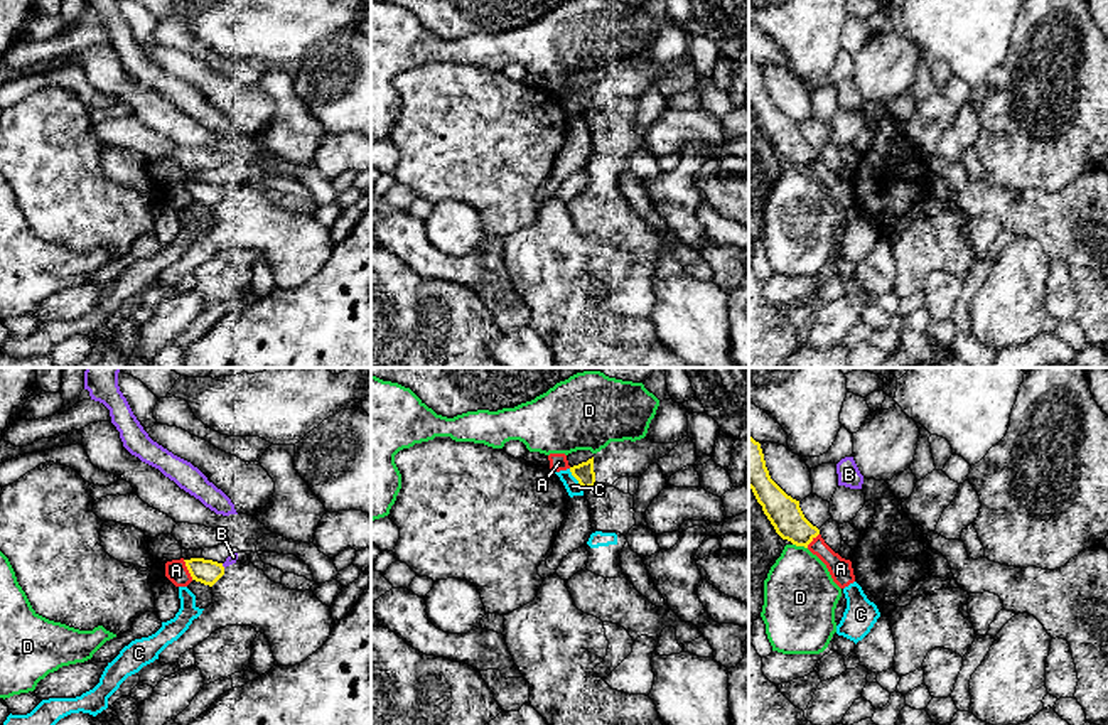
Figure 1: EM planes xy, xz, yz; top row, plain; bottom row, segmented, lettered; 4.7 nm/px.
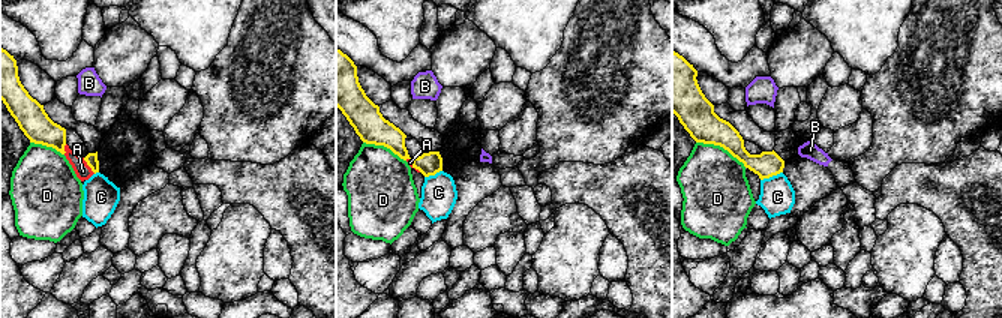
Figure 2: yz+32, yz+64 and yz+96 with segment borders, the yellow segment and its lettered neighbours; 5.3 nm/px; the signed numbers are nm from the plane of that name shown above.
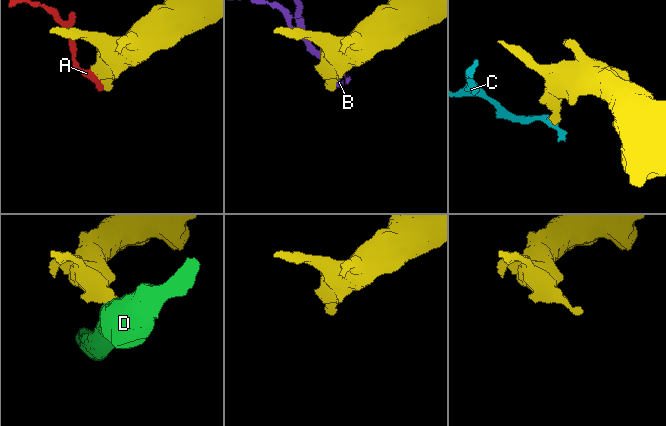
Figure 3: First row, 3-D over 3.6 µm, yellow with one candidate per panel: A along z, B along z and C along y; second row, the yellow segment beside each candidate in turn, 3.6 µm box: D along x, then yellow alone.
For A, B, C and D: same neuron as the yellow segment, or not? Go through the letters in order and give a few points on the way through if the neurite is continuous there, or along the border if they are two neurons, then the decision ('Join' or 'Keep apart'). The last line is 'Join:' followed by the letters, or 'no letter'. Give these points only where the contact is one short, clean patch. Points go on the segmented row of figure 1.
A: Keep apart
B: Keep apart
C: Boundary: xz (569, 469), (584, 489). Keep apart
D: Boundary: yz (793, 543), (806, 548). Keep apart
Join: no letter

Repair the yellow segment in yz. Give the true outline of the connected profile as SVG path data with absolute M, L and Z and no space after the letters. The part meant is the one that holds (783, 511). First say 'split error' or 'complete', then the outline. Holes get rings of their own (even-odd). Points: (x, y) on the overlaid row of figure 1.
complete | M749 437L749 487L783 540L808 548L820 534L820 529L804 518L799 501L771 479L761 443L752 437Z

